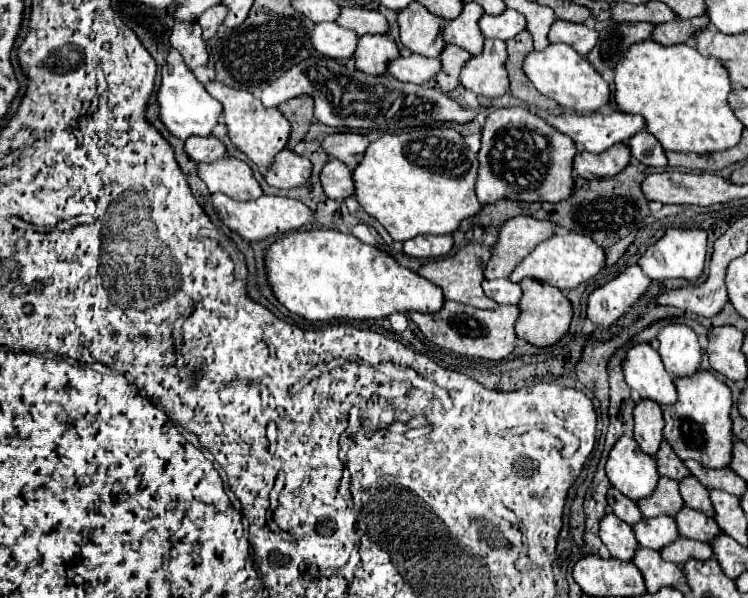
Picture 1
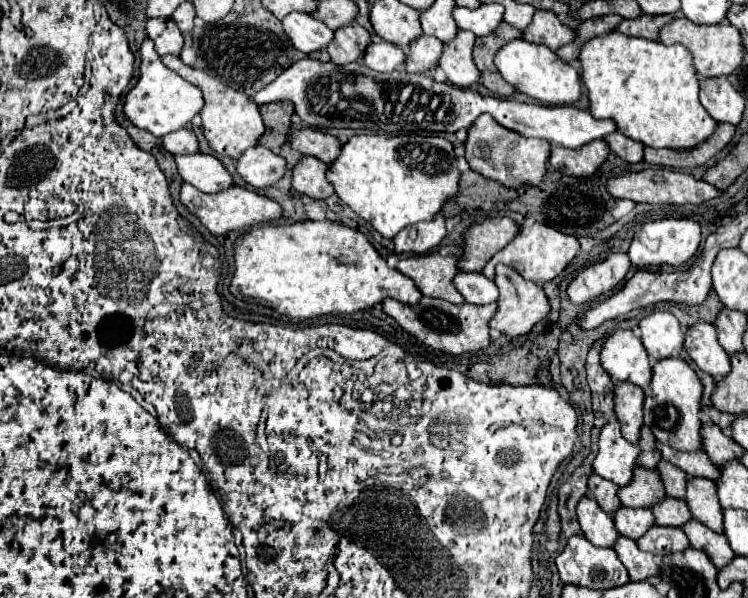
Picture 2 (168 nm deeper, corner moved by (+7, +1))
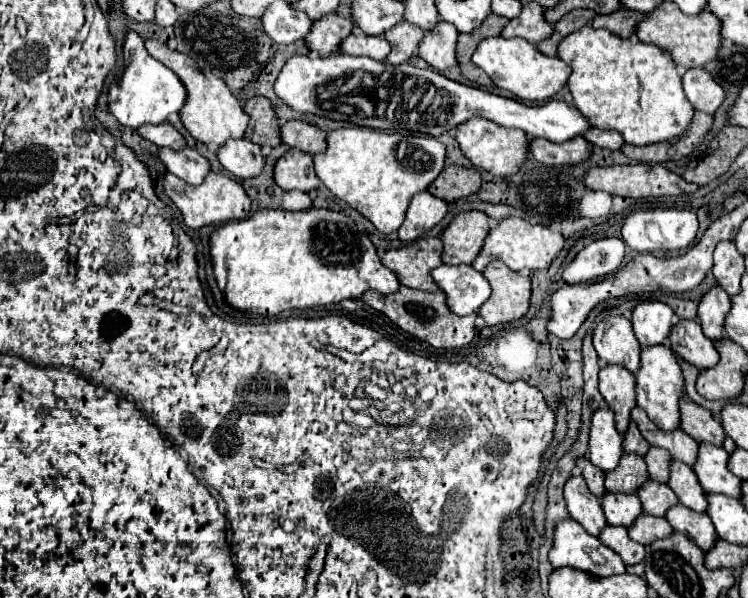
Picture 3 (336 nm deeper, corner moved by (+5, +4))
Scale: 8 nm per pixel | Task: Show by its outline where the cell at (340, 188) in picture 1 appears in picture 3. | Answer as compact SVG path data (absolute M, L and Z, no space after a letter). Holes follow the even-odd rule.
M290 149L274 163L274 181L282 189L312 191L320 185L320 179L314 173L314 161L310 153Z

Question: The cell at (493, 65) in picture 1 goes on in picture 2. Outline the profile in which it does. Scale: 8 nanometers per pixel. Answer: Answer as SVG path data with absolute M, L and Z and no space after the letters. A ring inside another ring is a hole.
M460 30L450 44L444 44L444 52L438 62L448 80L458 88L470 88L472 84L480 82L480 72L472 58L474 38L476 36L472 32Z

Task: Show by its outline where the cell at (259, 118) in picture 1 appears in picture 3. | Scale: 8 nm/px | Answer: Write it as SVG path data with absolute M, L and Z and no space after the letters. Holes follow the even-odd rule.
M148 39L146 43L148 53L158 59L162 65L166 65L168 69L172 69L178 79L182 81L188 97L184 101L184 109L180 109L180 121L184 125L184 129L198 141L202 143L212 143L216 147L224 145L228 139L240 139L248 127L248 115L242 111L242 101L238 101L230 89L226 87L226 83L220 77L214 75L204 75L198 65L192 61L192 57L180 53L180 51L172 51L168 49L164 43L156 41L156 39Z

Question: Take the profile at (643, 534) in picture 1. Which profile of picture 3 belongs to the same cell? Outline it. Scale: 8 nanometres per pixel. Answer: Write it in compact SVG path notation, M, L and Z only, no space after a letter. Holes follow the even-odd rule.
M608 491L602 497L602 509L608 525L620 525L620 527L630 527L634 519L642 513L642 505L636 495L608 493Z

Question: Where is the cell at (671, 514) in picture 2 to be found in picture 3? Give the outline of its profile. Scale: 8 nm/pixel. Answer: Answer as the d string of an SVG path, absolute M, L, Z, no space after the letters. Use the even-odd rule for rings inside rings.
M652 479L644 481L644 485L638 489L636 495L642 501L642 511L648 515L656 515L656 517L664 517L666 509L678 503L674 491L668 485L656 483Z

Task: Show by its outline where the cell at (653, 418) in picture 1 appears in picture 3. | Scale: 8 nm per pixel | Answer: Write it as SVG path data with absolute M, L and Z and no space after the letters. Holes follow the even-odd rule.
M606 365L598 373L598 389L614 411L614 421L618 433L624 433L630 423L630 409L636 407L636 393L634 393L636 377L620 367L620 365Z

